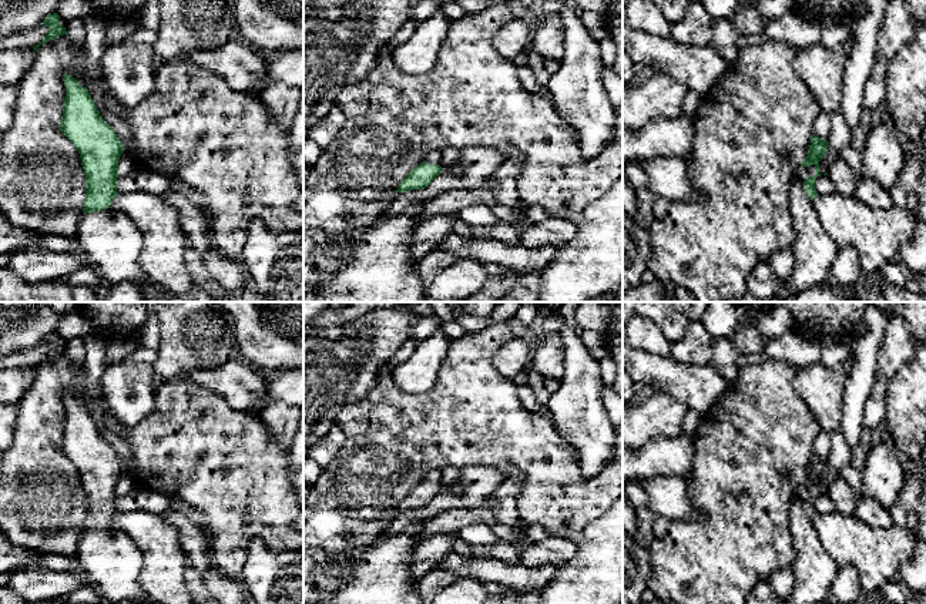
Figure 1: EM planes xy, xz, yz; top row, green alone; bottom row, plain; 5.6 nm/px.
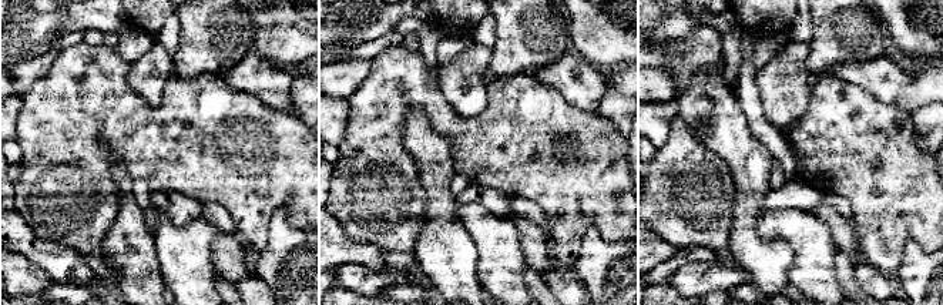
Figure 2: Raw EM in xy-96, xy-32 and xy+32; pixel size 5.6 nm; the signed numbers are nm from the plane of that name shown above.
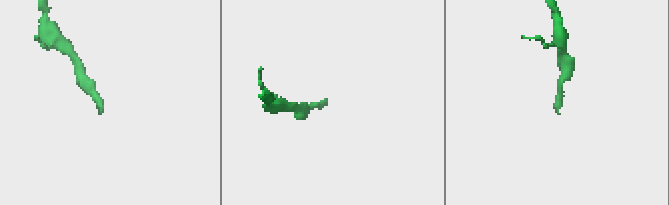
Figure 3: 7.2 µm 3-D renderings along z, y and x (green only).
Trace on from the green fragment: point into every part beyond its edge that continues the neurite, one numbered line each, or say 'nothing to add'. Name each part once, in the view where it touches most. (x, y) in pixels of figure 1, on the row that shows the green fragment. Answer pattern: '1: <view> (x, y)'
1: xy (111, 242)

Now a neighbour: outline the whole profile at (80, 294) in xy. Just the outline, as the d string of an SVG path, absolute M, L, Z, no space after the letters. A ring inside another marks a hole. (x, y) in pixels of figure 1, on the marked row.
M85 285L73 288L71 295L73 302L100 302L101 299L101 292Z

